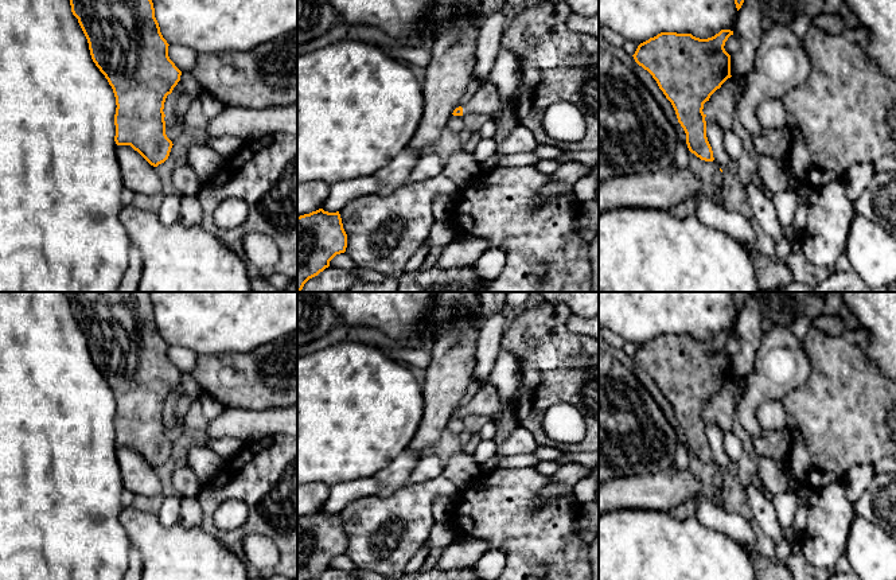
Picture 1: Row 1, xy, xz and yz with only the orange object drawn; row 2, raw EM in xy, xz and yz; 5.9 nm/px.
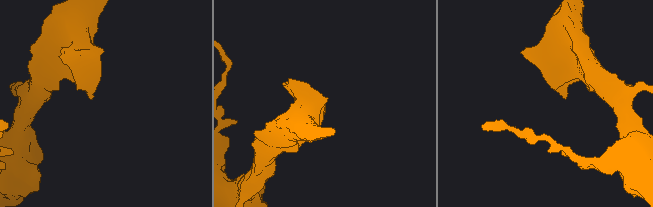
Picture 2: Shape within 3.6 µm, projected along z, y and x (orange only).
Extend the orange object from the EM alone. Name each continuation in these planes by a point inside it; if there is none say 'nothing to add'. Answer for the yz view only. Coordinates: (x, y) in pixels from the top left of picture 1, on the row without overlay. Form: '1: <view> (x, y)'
1: yz (717, 479)

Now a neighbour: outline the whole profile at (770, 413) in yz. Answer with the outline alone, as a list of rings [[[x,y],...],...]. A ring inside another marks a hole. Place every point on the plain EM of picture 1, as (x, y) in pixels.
[[[767,400],[761,402],[755,416],[764,429],[776,431],[786,428],[786,413],[780,400]]]

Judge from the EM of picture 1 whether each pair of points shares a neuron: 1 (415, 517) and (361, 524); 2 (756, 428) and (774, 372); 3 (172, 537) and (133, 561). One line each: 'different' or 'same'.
1: same
2: same
3: different

